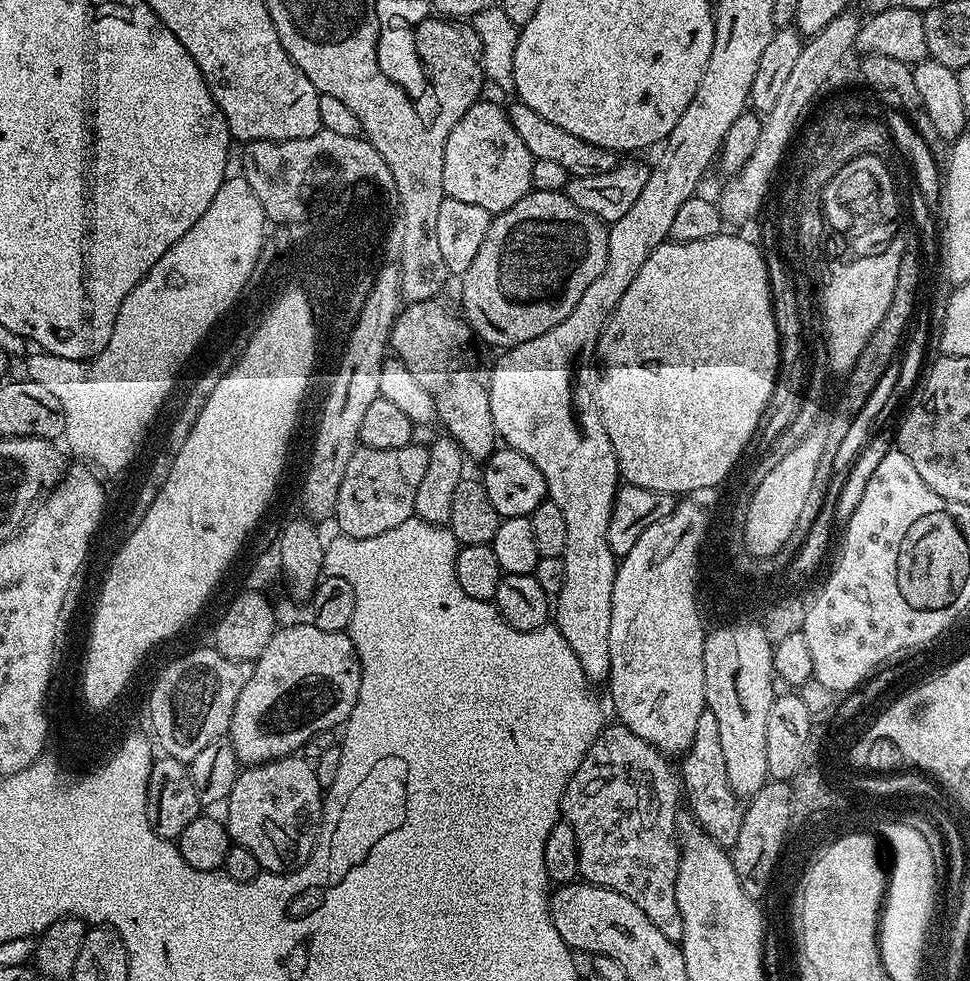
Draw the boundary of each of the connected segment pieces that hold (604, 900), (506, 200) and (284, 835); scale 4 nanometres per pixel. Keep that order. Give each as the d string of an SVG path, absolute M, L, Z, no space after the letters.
M573 882L559 885L551 893L548 913L552 916L554 930L562 934L562 942L566 942L569 948L577 953L588 952L619 962L622 958L622 910L629 903L630 898L609 888L587 882Z
M481 98L470 106L470 110L466 110L466 114L462 114L462 118L458 118L458 126L454 126L454 130L450 130L450 138L446 138L446 154L442 162L445 197L453 196L458 198L458 202L471 202L493 214L502 213L533 191L530 178L532 161L530 150L526 150L526 142L518 138L518 130L514 130L507 111L499 108L494 101Z
M300 754L283 756L265 764L245 767L236 777L234 790L226 801L228 820L226 827L232 844L241 844L258 858L261 869L266 872L293 872L310 858L320 831L320 818L324 814L325 793L322 791L316 769Z

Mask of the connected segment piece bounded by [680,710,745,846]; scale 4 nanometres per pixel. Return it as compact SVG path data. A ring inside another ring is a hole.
M704 711L698 718L698 730L689 751L683 753L680 764L680 780L688 791L688 804L696 820L708 831L709 841L720 846L732 846L738 838L739 826L745 809L736 801L736 792L728 781L730 766L722 758L722 738L718 738L718 718Z

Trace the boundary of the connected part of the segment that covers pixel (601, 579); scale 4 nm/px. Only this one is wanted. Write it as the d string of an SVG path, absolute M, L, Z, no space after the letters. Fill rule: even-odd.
M566 534L566 550L563 558L566 566L566 583L554 600L555 626L562 634L562 638L570 642L570 650L578 654L582 670L587 674L589 681L607 681L610 674L610 610L618 557L610 550L606 534Z

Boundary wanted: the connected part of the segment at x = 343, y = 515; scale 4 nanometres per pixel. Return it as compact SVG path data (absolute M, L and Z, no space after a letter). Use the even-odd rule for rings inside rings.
M342 474L339 531L350 538L374 538L394 530L394 526L402 526L414 515L414 497L421 482L422 478L346 478Z

